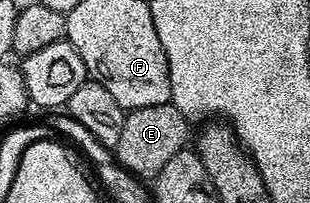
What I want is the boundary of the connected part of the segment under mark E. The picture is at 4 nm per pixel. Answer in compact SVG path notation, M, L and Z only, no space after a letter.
M173 103L159 106L143 106L126 111L123 131L119 133L119 142L115 149L115 160L121 163L124 171L142 181L152 181L190 143L190 121Z

